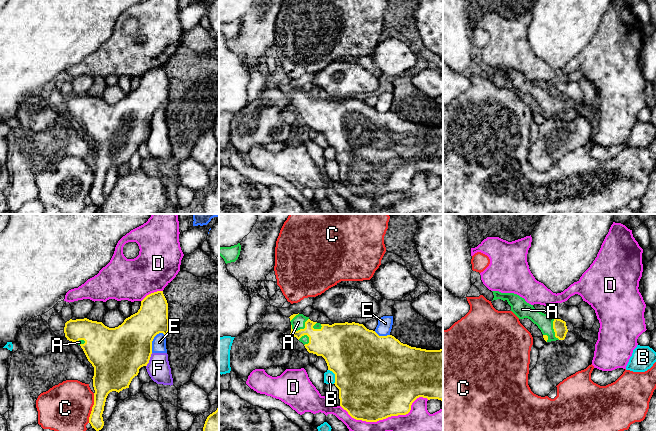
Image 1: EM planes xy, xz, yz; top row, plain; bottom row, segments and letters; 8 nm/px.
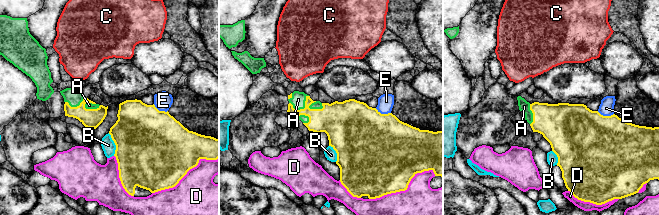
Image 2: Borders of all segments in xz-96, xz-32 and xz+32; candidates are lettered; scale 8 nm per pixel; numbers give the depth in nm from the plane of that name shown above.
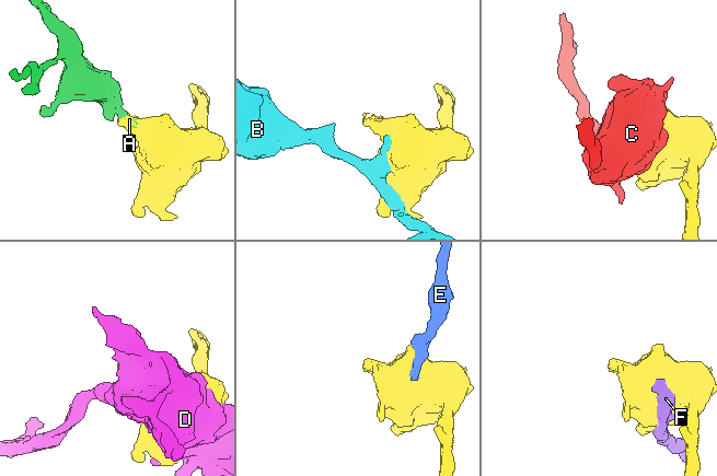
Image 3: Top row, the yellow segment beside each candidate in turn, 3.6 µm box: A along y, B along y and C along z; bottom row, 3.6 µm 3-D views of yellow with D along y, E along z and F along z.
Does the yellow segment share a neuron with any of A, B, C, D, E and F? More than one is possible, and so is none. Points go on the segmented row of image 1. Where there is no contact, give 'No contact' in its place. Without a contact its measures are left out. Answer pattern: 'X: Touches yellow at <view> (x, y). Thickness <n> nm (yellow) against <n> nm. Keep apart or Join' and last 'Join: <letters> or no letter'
A: Touches yellow at xz (302, 329). Thickness 260 nm (yellow) against 110 nm. Join
B: Touches yellow at xz (335, 376). Thickness 500 nm (yellow) against 100 nm. Keep apart
C: Touches yellow at xy (92, 408). Thickness 200 nm (yellow) against 380 nm. Keep apart
D: Touches yellow at xz (386, 417). Thickness 500 nm (yellow) against 180 nm. Keep apart
E: Touches yellow at xy (152, 340). Thickness 400 nm (yellow) against 110 nm. Keep apart
F: Touches yellow at xy (149, 359). Thickness 400 nm (yellow) against 190 nm. Keep apart
Join: A

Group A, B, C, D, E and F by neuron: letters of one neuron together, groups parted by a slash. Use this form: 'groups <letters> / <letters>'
groups A / B / C / D / E F

